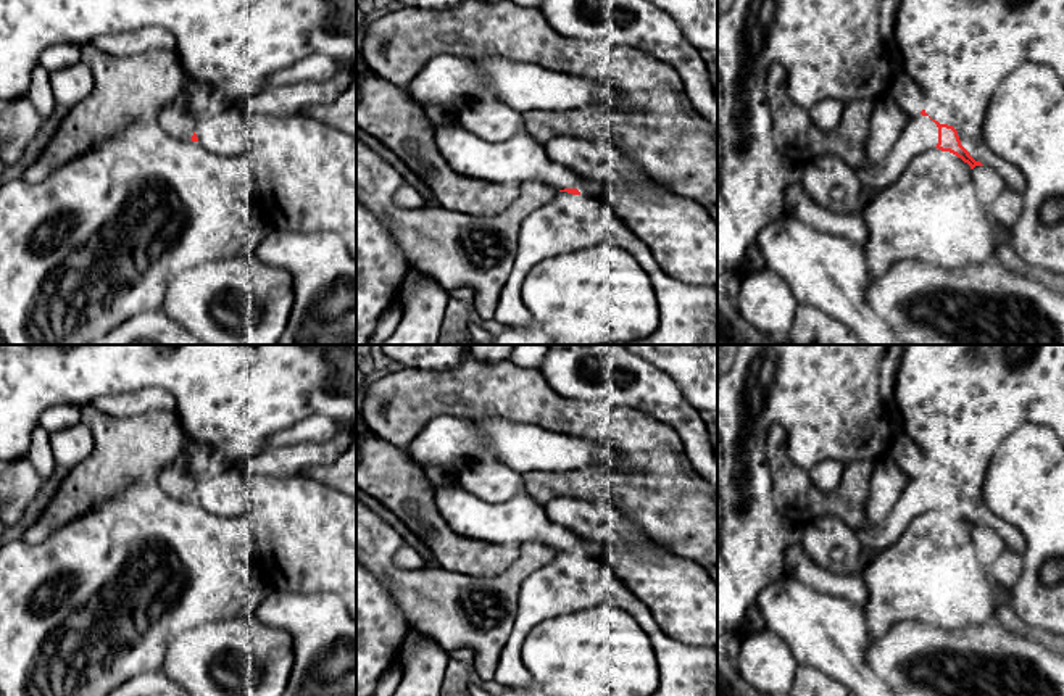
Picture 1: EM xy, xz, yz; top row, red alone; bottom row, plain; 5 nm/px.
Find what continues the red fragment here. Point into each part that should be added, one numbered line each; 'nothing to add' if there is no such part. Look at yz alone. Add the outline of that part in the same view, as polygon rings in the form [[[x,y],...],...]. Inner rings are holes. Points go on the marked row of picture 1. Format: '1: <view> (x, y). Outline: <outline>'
nothing to add

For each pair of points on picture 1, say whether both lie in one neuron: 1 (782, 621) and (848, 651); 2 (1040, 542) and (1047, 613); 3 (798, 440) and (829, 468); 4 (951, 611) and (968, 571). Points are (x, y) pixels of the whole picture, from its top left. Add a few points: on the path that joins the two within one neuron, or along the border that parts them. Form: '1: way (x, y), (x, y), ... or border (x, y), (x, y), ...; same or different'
1: way (798, 621), (808, 621), (832, 637); same
2: way (1034, 559), (1034, 595); same
3: border (843, 463), (821, 459), (808, 469); different
4: way (951, 601), (951, 587), (958, 580); same

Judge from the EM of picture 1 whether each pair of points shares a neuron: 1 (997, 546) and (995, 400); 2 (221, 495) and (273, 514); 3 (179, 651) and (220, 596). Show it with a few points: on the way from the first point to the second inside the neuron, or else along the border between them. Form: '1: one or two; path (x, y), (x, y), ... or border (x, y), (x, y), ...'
1: two; border (984, 526), (990, 527), (1006, 548)
2: two; border (245, 474), (247, 513)
3: two; border (237, 616), (197, 625)

